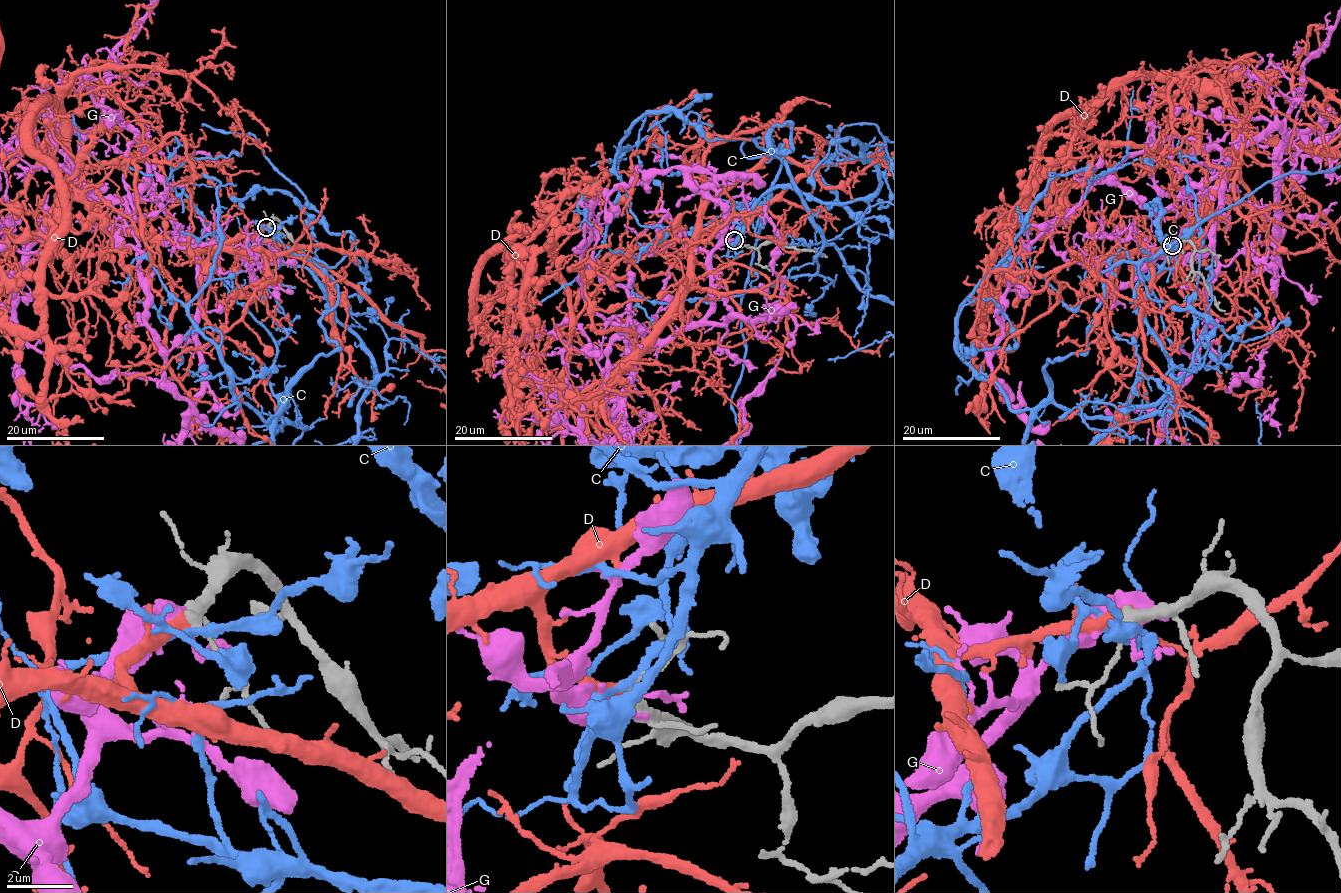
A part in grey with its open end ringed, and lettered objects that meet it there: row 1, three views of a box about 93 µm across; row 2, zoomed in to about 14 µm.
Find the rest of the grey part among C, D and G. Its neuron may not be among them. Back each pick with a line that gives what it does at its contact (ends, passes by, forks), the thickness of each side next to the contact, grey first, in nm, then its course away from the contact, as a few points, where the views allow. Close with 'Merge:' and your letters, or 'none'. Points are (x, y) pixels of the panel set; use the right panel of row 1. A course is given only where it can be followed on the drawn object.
D: It ends there. Thickness 360 nm (grey) against 440 nm
Merge: D

